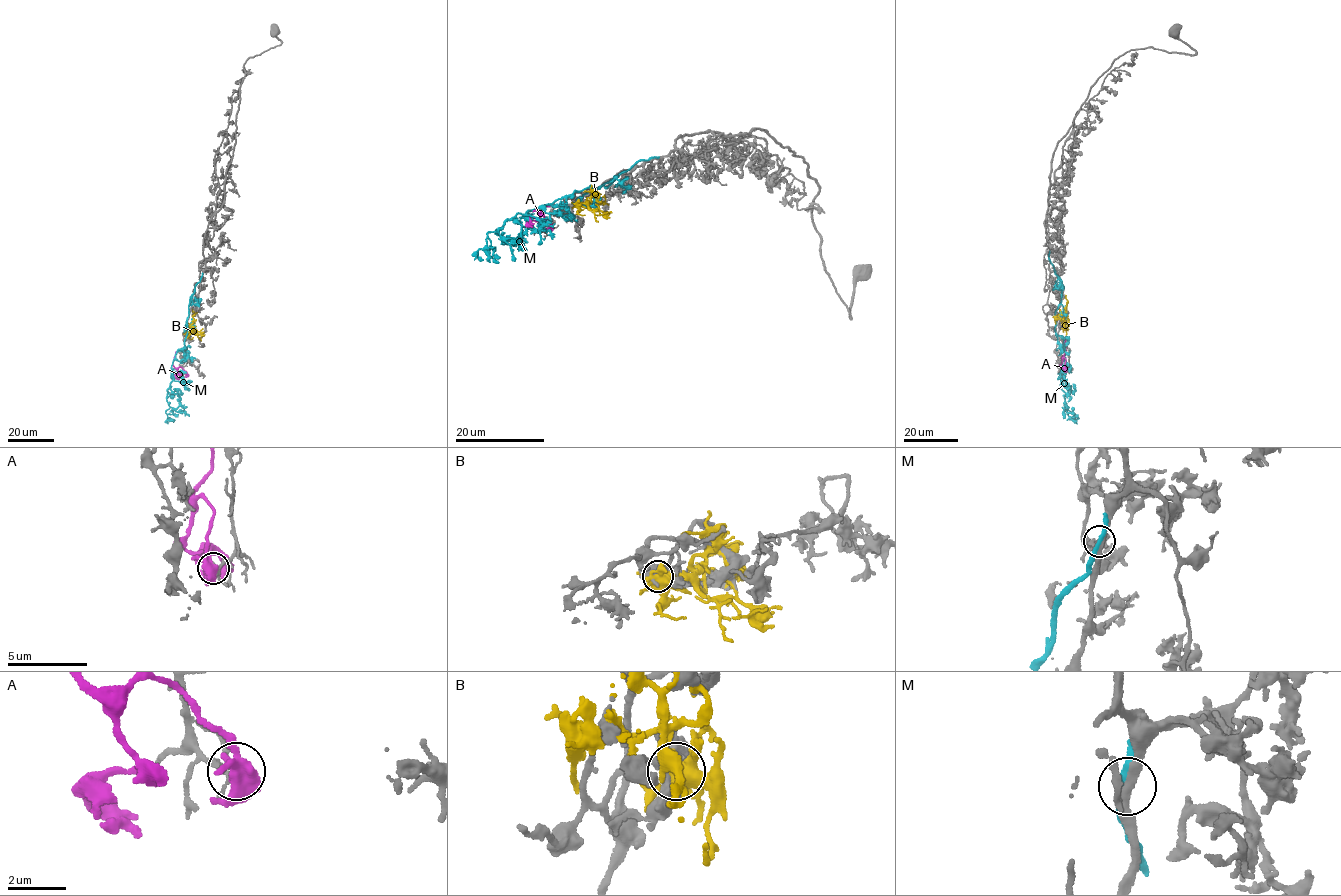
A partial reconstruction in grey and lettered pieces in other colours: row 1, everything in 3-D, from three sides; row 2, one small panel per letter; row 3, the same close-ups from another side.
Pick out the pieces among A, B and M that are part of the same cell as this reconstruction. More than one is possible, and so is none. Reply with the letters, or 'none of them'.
A

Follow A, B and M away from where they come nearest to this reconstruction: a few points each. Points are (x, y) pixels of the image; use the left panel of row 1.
A: (186, 374), (182, 368), (173, 364), (177, 350)
B: (186, 334), (194, 313), (192, 309)
M: (201, 276), (190, 299), (184, 346), (173, 362), (165, 413), (167, 420), (171, 418)

